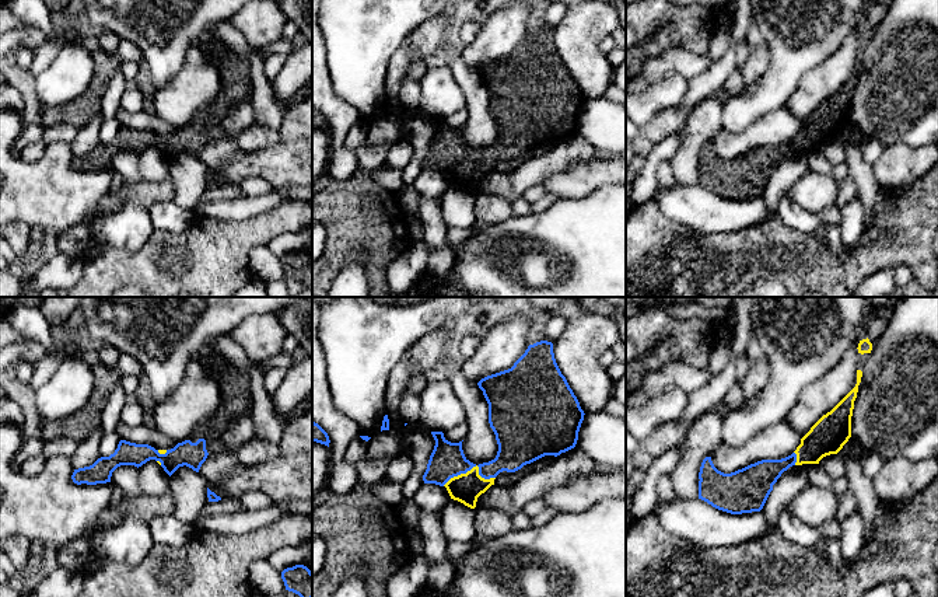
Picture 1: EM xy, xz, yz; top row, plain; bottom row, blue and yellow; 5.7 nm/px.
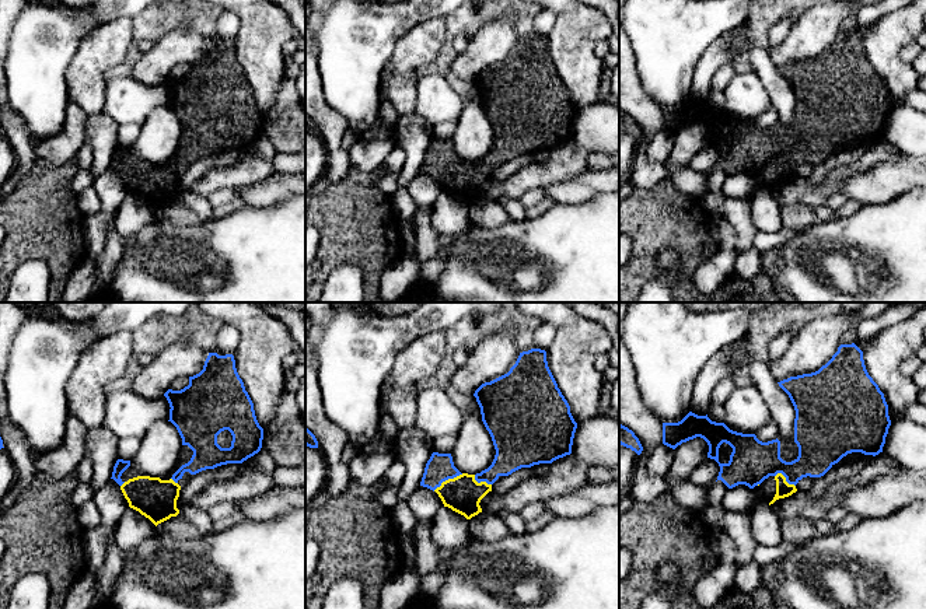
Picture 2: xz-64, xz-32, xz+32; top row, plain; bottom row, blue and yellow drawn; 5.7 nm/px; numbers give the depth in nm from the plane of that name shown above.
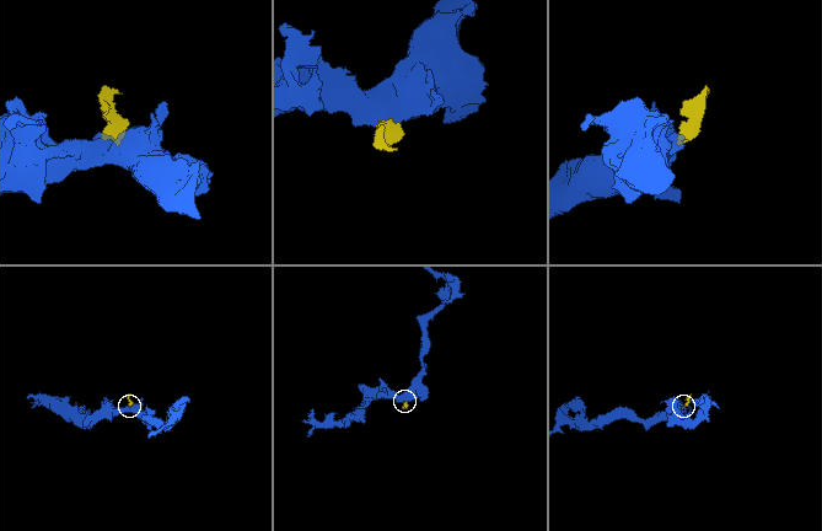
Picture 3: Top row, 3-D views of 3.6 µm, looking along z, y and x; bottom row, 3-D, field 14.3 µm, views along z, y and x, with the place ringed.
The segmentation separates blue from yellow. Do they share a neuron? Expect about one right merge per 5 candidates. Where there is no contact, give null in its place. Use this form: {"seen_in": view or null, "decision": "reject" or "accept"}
{"seen_in": "xz", "decision": "accept"}

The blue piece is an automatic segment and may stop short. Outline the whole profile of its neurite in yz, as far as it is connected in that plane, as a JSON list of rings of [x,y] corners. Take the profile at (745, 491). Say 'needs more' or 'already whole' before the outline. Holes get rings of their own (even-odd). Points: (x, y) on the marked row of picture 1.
needs more; [[[857,370],[855,387],[826,415],[823,415],[811,430],[801,439],[797,450],[781,460],[762,460],[731,474],[718,471],[711,457],[706,457],[699,472],[699,499],[707,502],[713,507],[731,513],[742,514],[760,512],[773,490],[773,485],[792,465],[819,464],[819,461],[830,454],[837,454],[851,437],[851,416],[854,401],[857,398],[858,385],[862,371]]]

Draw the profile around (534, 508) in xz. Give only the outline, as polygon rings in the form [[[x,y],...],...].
[[[535,499],[529,503],[526,503],[521,510],[528,516],[528,517],[535,517],[540,512],[546,509],[546,503],[542,499]]]

